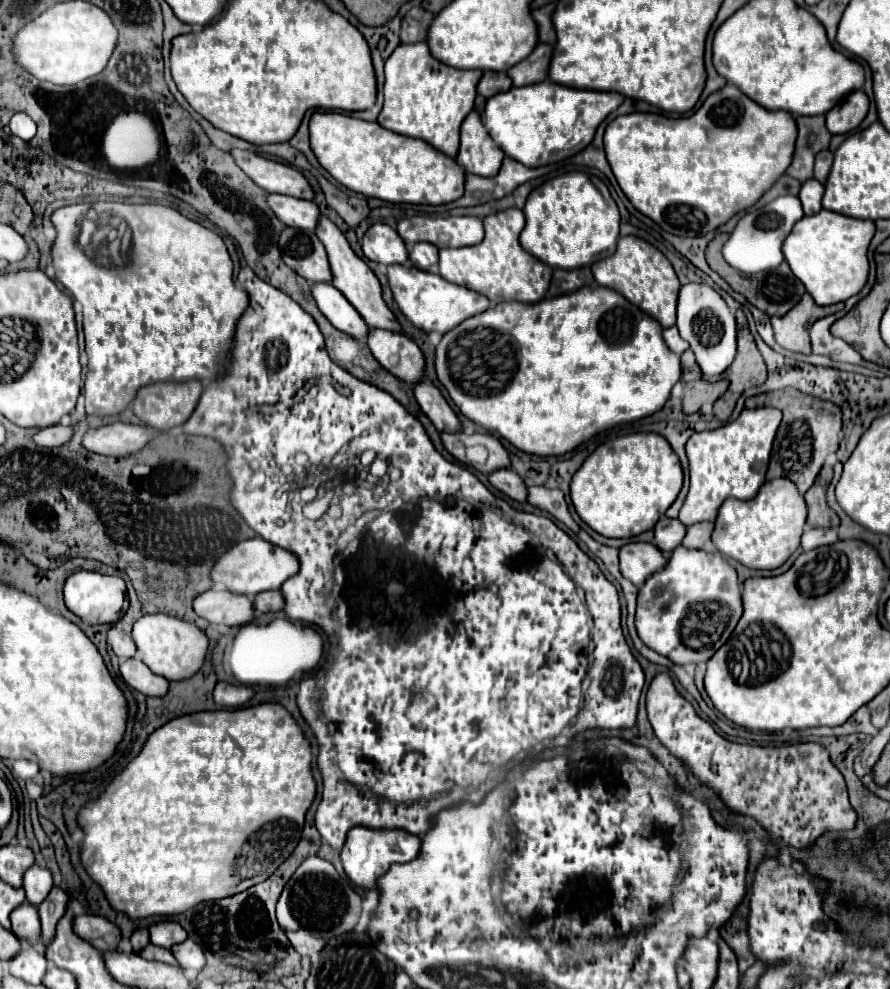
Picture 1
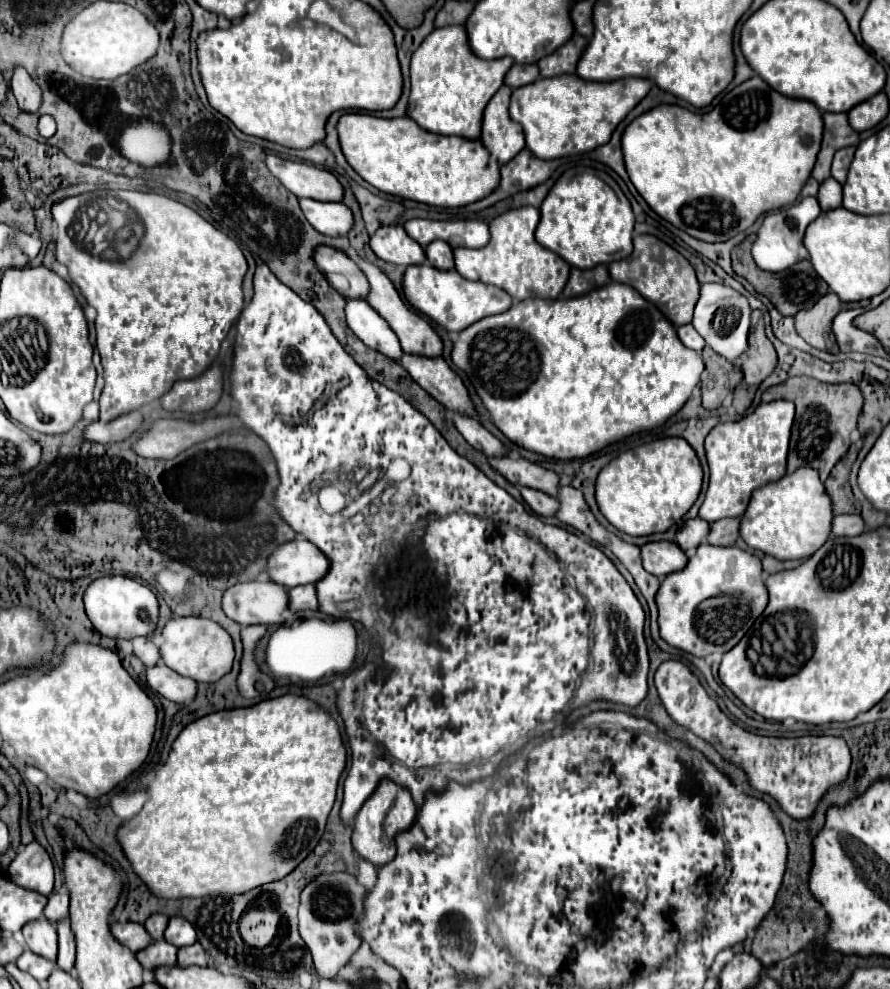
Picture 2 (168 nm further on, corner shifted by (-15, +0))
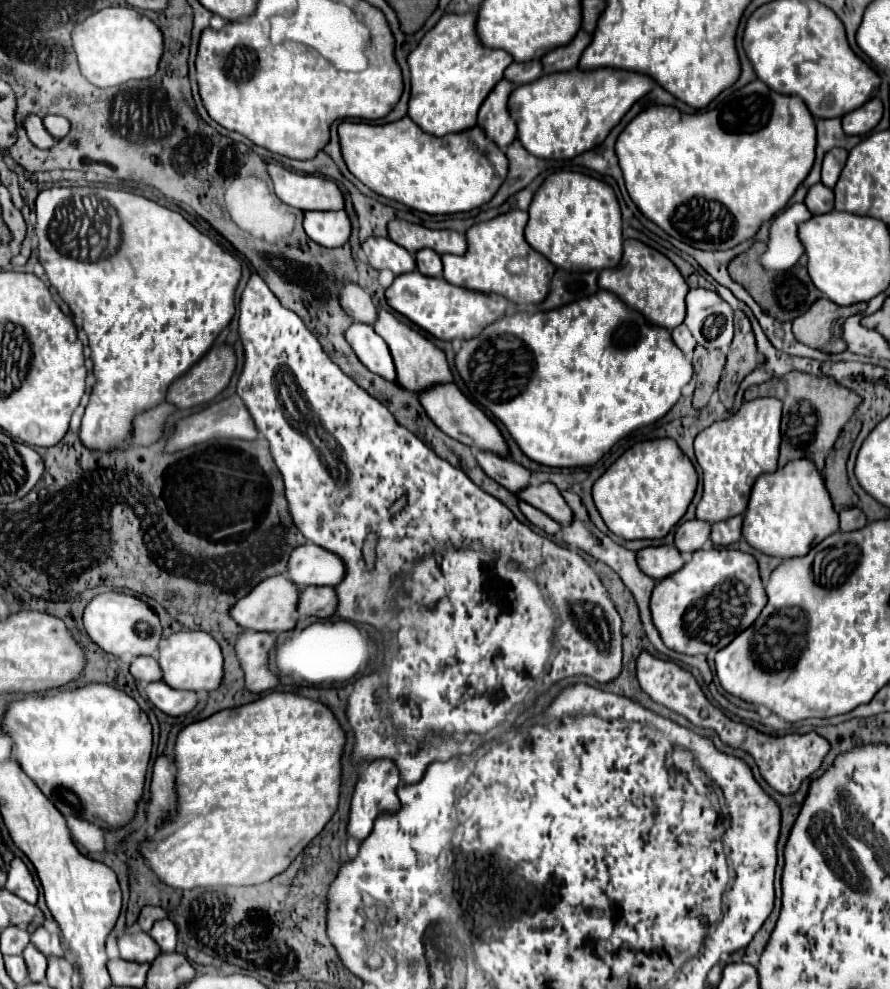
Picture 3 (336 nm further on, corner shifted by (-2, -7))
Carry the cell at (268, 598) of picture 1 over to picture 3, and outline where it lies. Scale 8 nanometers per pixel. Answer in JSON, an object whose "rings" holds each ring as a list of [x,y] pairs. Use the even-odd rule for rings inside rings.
{"rings":[[[308,586],[300,594],[298,614],[330,618],[336,614],[336,608],[338,608],[338,596],[332,586]]]}

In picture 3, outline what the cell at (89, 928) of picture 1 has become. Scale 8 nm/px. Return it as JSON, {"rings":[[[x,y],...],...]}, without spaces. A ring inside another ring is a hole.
{"rings":[[[144,932],[134,936],[128,936],[128,934],[120,936],[118,948],[120,948],[120,956],[130,962],[154,962],[154,958],[162,954],[160,946]]]}

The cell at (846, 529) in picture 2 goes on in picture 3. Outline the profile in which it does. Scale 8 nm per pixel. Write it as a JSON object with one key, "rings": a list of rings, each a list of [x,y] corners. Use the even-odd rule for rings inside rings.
{"rings":[[[858,506],[840,512],[840,530],[842,532],[852,532],[852,530],[864,528],[866,522],[868,522],[868,518],[866,518],[866,514]]]}

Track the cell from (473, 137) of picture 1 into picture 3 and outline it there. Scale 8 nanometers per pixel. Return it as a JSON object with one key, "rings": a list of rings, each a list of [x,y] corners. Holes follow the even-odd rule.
{"rings":[[[500,80],[494,86],[494,92],[484,100],[480,114],[478,114],[478,124],[486,130],[490,140],[494,140],[500,148],[506,148],[510,140],[516,138],[516,122],[508,114],[508,96],[512,92],[512,82],[510,80]]]}

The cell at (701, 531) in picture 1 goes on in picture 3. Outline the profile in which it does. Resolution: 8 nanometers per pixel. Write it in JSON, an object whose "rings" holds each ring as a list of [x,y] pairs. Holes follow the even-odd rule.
{"rings":[[[742,514],[722,520],[722,522],[714,522],[710,538],[718,546],[728,546],[728,544],[738,542],[742,538]]]}

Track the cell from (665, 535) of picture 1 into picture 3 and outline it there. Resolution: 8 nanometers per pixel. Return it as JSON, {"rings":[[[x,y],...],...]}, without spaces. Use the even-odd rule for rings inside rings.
{"rings":[[[690,520],[690,522],[680,524],[676,530],[676,538],[674,538],[676,548],[682,554],[700,550],[710,538],[710,528],[712,528],[712,524],[702,522],[702,520]]]}

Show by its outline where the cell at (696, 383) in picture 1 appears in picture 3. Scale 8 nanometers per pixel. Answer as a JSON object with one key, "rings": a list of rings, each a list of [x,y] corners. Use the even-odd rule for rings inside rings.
{"rings":[[[698,346],[694,350],[694,372],[698,376],[698,384],[696,384],[696,392],[694,392],[694,408],[700,410],[708,404],[712,392],[718,386],[718,380],[722,376],[722,368],[724,368],[724,354],[720,350],[706,350],[702,346]]]}

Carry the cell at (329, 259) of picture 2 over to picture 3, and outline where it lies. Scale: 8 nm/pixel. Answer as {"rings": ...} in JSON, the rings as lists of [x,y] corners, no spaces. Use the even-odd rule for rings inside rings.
{"rings":[[[348,284],[340,288],[340,304],[354,322],[374,326],[374,322],[378,320],[378,308],[374,306],[370,294],[358,284]]]}

